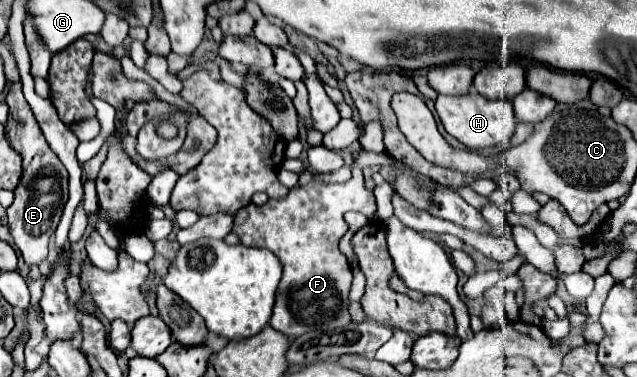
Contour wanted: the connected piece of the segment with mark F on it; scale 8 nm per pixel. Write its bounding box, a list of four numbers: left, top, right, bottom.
[232,149,376,337]

